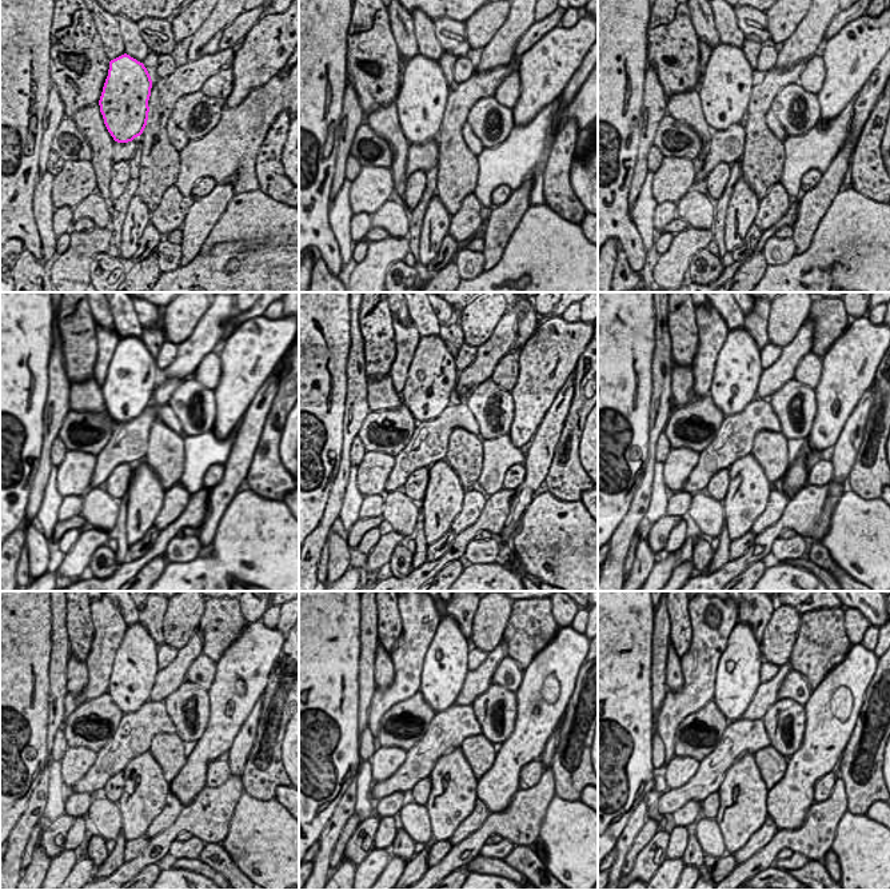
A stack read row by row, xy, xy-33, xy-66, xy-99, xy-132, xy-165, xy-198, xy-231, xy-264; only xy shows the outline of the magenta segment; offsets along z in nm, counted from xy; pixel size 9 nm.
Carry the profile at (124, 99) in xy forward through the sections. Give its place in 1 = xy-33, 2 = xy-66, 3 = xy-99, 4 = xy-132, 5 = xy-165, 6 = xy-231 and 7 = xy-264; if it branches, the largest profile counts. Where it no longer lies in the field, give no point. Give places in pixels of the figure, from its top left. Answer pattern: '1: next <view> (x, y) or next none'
1: next xy-33 (422, 103)
2: next xy-66 (727, 80)
3: next xy-99 (128, 388)
4: next xy-132 (427, 394)
5: next xy-165 (739, 400)
6: next xy-231 (438, 665)
7: next xy-264 (737, 666)

